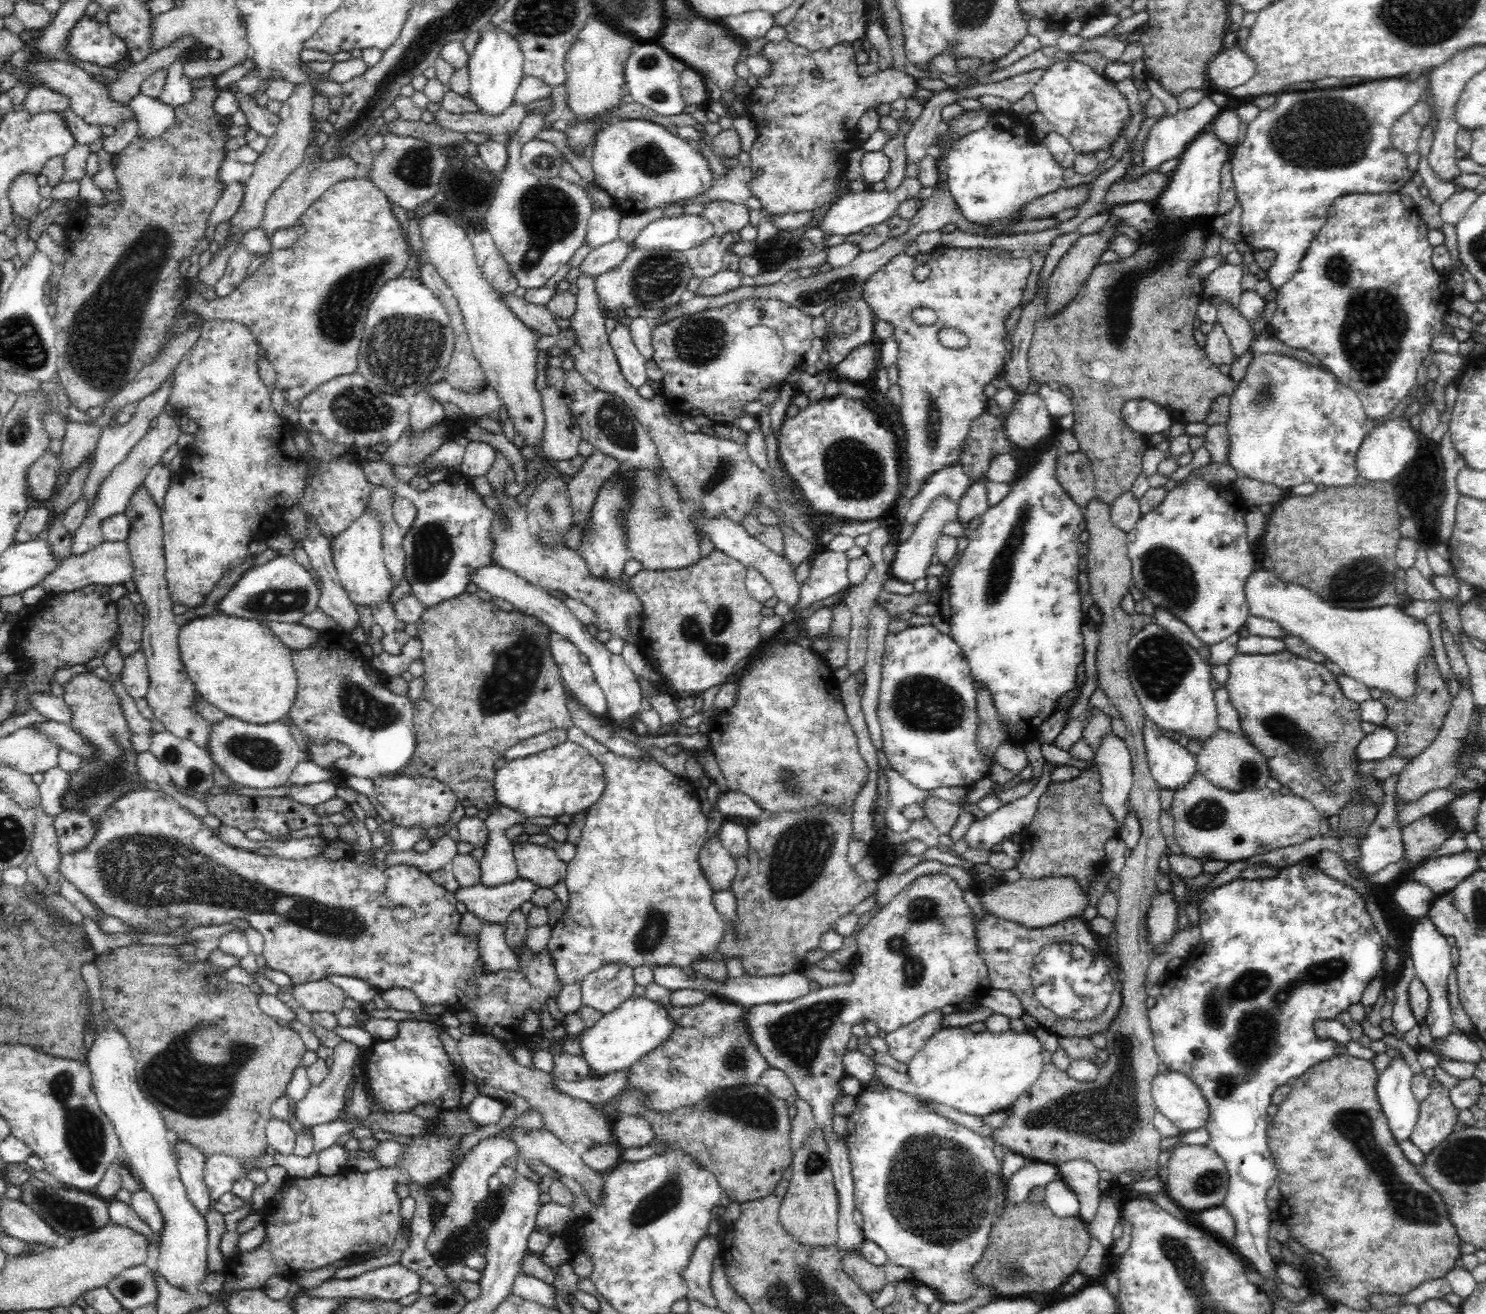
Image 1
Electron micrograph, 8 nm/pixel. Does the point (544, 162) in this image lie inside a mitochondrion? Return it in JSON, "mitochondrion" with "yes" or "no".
{"mitochondrion":"yes"}

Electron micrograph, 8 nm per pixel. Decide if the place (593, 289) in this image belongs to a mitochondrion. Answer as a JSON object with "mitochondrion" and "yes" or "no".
{"mitochondrion":"no"}

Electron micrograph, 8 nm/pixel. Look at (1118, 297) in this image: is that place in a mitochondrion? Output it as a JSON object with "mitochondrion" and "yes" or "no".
{"mitochondrion":"yes"}

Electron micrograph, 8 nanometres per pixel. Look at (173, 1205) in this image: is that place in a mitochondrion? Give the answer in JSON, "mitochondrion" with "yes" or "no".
{"mitochondrion":"no"}

